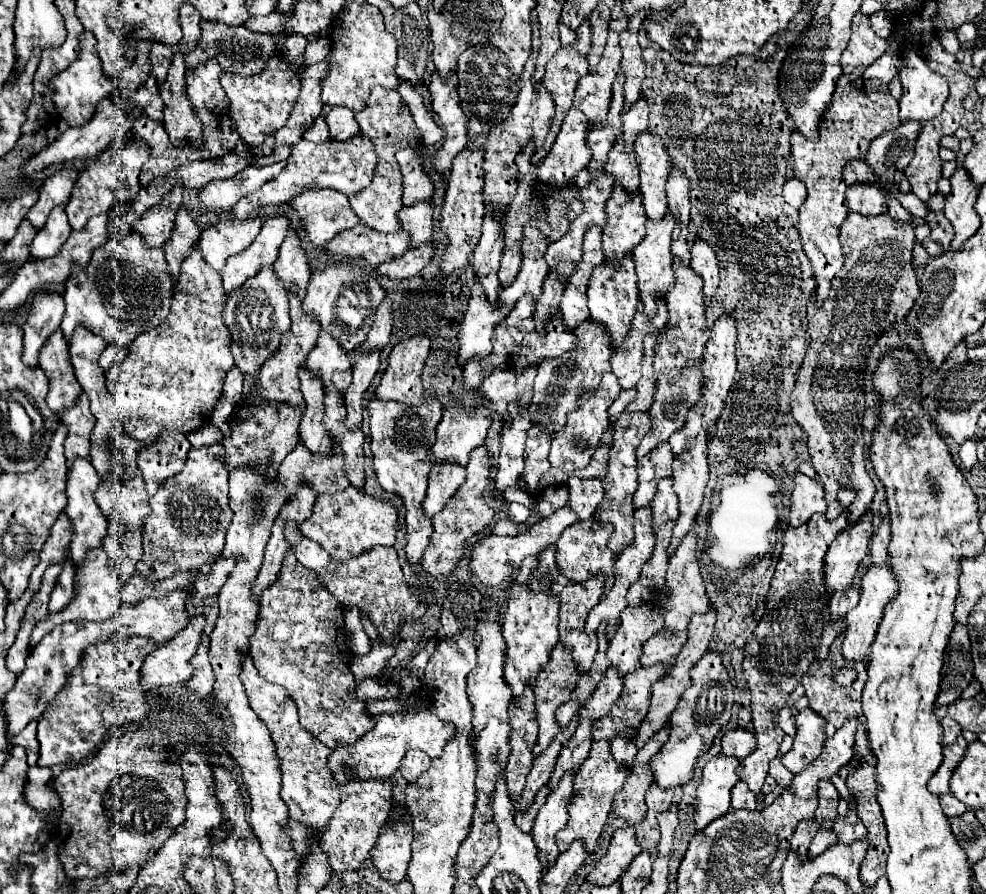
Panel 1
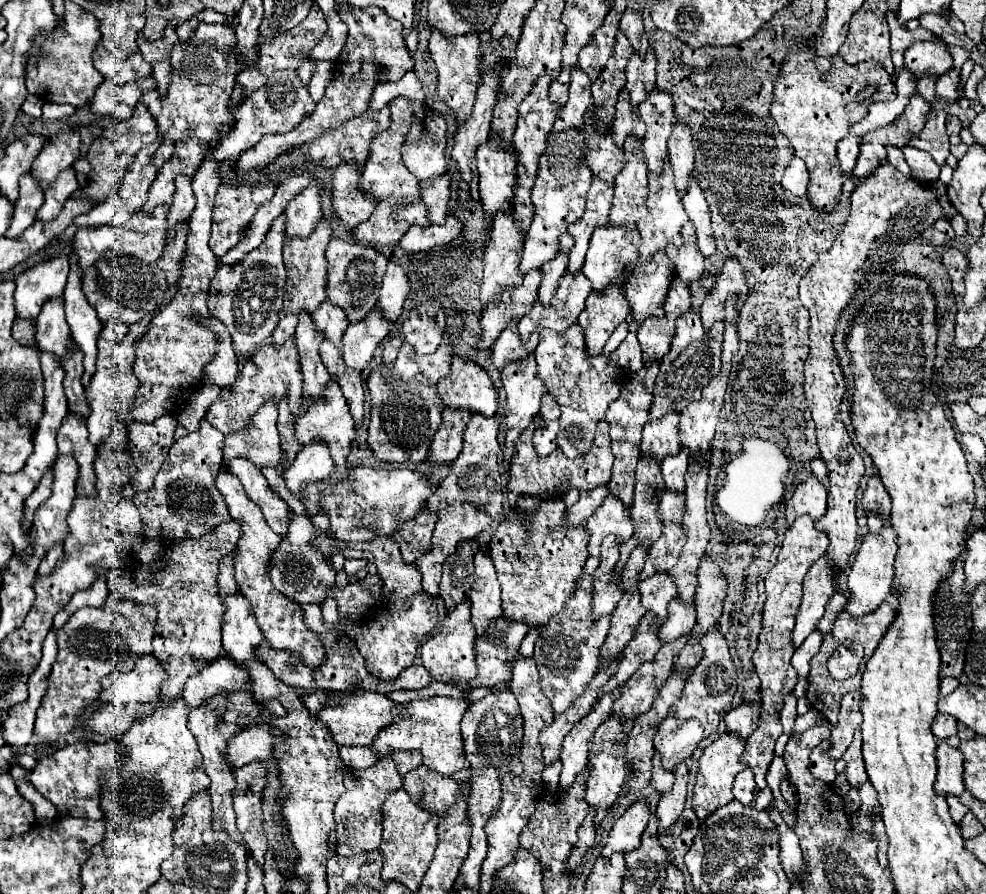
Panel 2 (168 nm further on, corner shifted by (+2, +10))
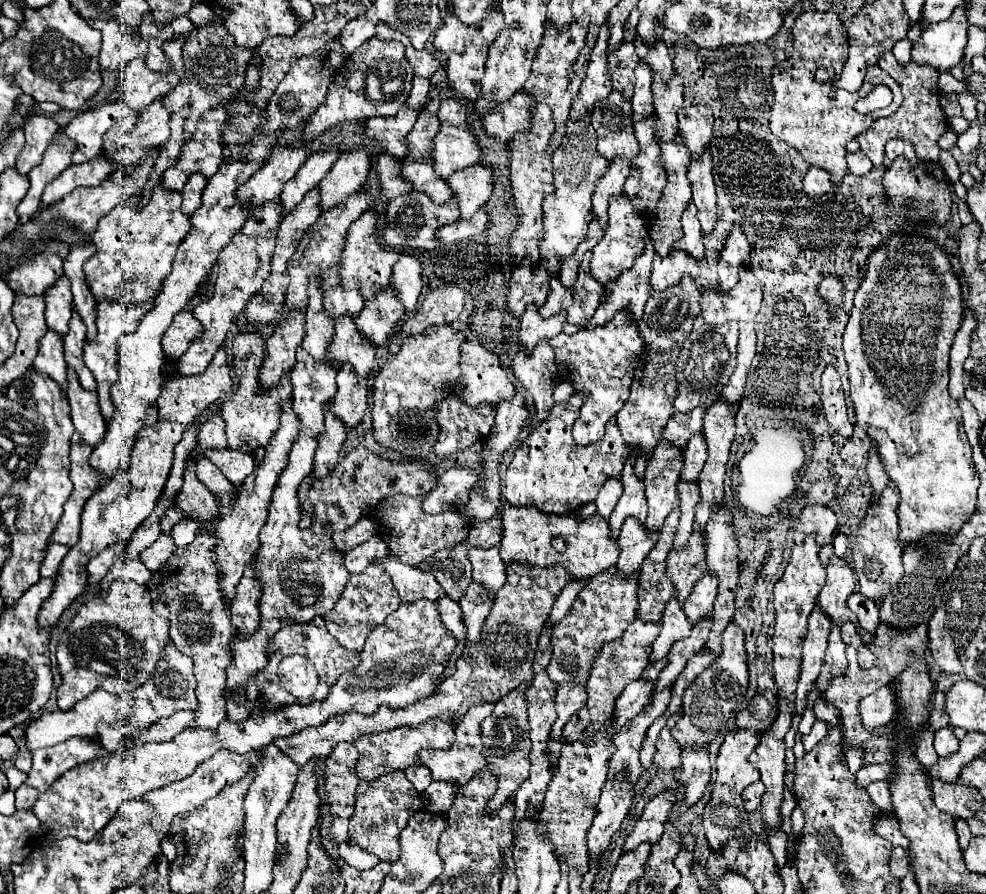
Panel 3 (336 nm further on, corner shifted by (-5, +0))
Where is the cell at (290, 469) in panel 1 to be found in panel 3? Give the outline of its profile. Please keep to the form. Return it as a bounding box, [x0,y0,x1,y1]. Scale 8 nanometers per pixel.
[331,364,367,430]

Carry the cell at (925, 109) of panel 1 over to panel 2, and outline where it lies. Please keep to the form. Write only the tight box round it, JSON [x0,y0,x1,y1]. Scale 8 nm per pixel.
[904,42,952,78]

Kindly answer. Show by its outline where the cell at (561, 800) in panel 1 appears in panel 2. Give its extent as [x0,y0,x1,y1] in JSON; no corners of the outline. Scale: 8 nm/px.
[560,694,616,792]

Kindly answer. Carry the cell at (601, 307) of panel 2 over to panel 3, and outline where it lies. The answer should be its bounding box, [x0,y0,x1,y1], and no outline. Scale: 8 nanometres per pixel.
[587,240,653,328]

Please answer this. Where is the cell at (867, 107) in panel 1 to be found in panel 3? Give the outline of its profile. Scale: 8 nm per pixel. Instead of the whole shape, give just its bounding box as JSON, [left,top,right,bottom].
[771,12,901,184]

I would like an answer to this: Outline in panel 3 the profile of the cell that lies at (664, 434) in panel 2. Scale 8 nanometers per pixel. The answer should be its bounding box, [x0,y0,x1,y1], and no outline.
[663,406,705,448]

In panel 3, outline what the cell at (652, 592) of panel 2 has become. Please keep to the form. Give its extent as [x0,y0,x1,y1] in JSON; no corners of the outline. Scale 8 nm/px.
[667,524,707,604]

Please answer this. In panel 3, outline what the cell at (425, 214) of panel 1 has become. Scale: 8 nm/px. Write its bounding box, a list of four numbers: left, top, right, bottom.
[447,162,493,218]

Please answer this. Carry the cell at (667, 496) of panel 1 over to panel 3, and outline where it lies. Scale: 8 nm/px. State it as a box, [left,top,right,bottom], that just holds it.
[683,434,707,480]

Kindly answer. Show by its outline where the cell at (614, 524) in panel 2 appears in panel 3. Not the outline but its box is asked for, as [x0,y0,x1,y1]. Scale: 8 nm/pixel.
[609,448,647,536]

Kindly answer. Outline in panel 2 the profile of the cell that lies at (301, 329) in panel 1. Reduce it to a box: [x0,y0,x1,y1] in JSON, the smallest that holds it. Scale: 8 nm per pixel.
[272,222,332,346]

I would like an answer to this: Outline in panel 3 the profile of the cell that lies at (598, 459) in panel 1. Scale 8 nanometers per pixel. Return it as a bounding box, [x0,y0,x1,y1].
[505,392,631,514]

